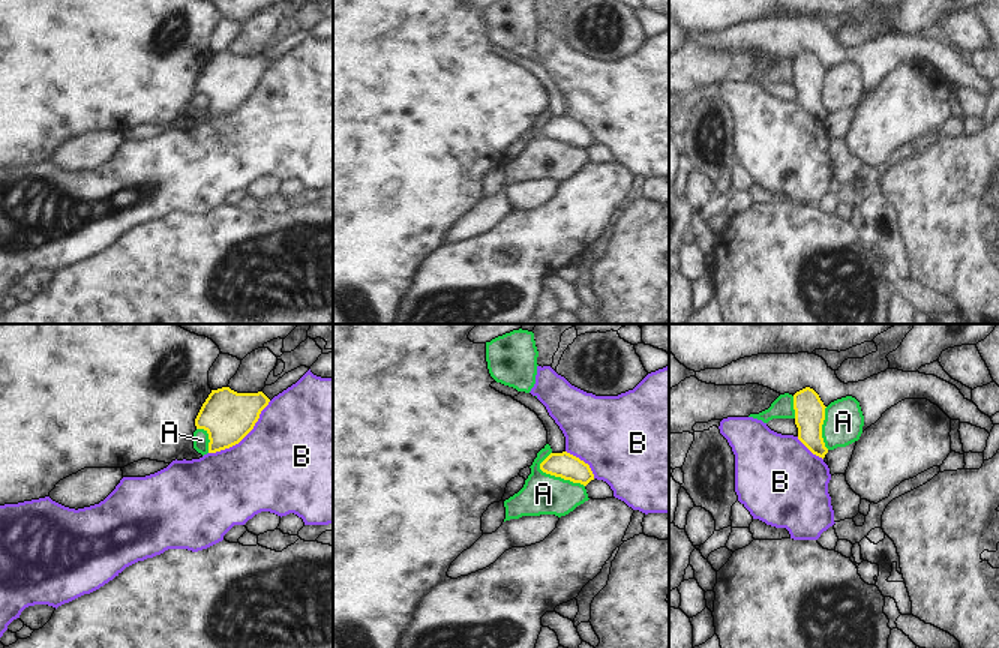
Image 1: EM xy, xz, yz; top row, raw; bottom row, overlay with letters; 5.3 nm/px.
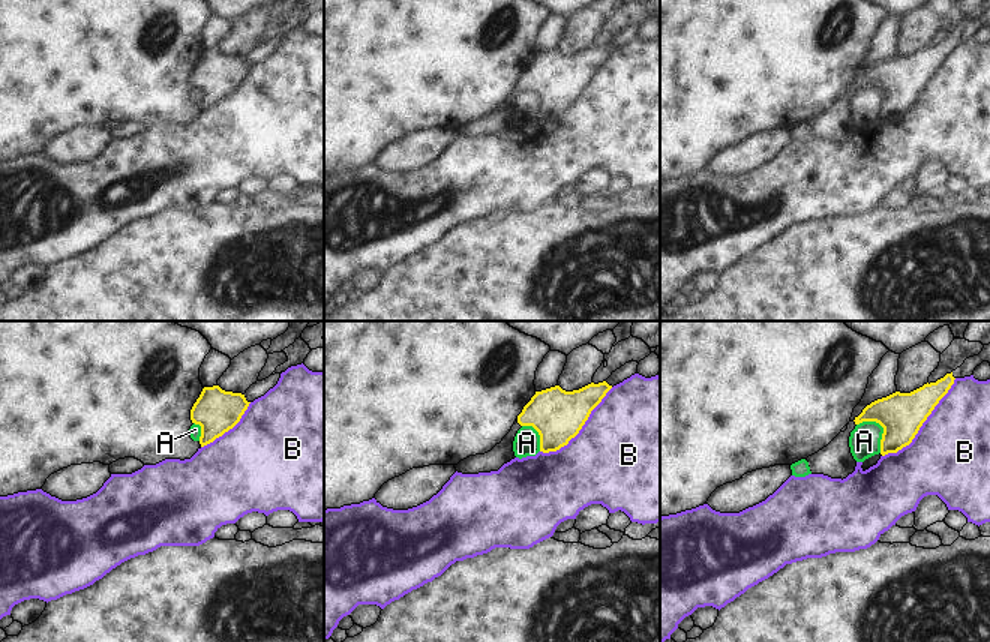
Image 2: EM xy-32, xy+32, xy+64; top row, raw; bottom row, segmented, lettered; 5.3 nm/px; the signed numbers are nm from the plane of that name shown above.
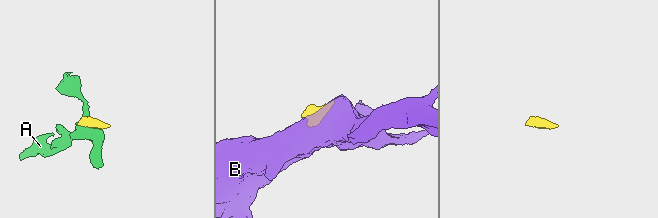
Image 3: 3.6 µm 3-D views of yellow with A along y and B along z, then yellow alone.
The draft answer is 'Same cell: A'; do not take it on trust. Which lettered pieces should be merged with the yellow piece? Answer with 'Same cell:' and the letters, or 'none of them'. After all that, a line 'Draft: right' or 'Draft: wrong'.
Same cell: none of them
Draft: wrong

